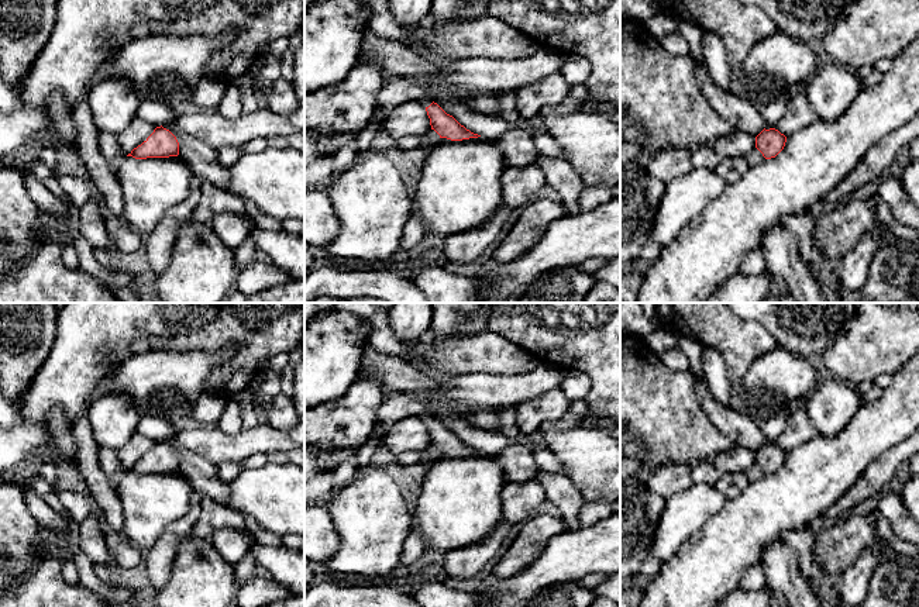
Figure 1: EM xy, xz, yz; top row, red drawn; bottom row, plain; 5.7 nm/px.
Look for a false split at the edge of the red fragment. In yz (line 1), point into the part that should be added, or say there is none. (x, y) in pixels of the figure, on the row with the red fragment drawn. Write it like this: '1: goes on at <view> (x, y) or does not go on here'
1: does not go on here

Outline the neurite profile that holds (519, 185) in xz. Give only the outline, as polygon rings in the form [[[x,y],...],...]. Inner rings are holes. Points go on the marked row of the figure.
[[[538,165],[507,166],[500,176],[502,203],[510,210],[527,206],[545,184]]]

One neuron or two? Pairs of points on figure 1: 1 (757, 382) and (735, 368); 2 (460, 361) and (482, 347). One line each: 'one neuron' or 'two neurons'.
1: two neurons
2: one neuron

